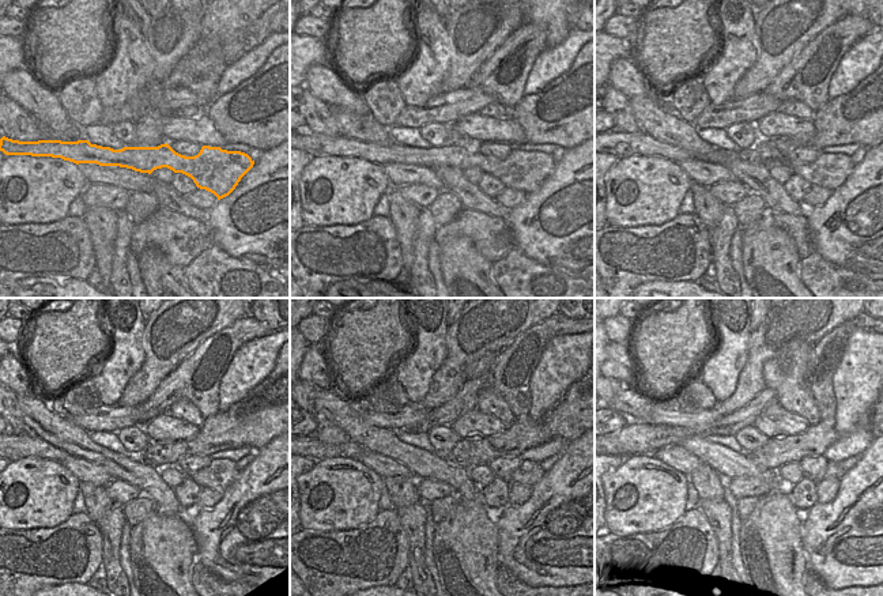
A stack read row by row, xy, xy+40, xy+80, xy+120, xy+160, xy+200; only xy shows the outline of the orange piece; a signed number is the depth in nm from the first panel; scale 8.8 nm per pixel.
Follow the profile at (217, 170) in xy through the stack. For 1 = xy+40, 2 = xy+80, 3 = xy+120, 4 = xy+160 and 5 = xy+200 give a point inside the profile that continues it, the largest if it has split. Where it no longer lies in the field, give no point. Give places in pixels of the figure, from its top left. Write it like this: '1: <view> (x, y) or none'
1: xy+40 (523, 170)
2: xy+80 (622, 144)
3: xy+120 (12, 446)
4: xy+160 (317, 451)
5: xy+200 (833, 468)

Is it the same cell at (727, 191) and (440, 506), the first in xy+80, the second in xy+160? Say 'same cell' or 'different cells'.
different cells

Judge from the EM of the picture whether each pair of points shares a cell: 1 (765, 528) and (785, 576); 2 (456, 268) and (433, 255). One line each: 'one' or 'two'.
1: one
2: two

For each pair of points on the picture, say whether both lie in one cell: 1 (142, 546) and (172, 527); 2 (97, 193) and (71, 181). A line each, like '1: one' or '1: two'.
1: one
2: two

